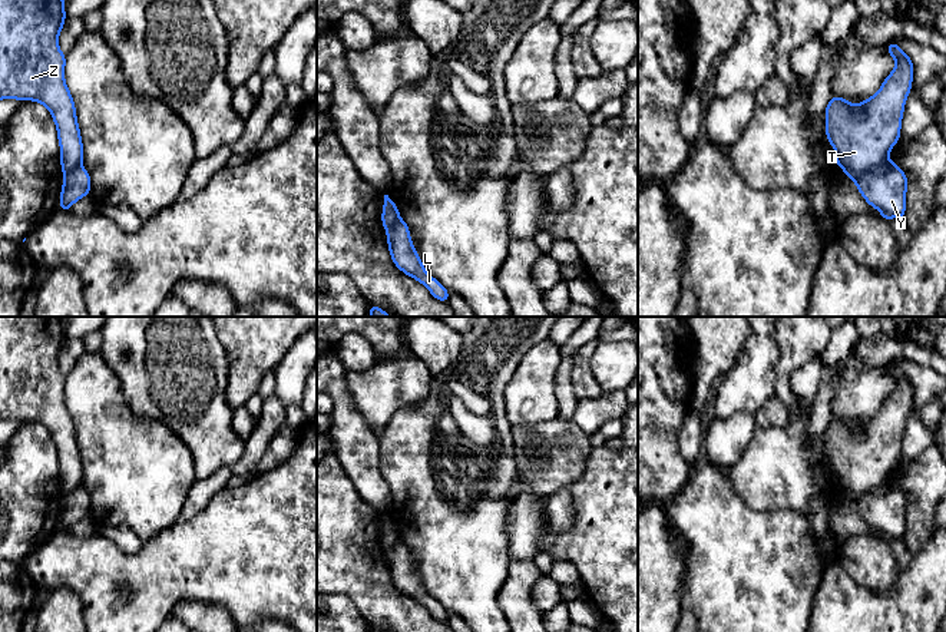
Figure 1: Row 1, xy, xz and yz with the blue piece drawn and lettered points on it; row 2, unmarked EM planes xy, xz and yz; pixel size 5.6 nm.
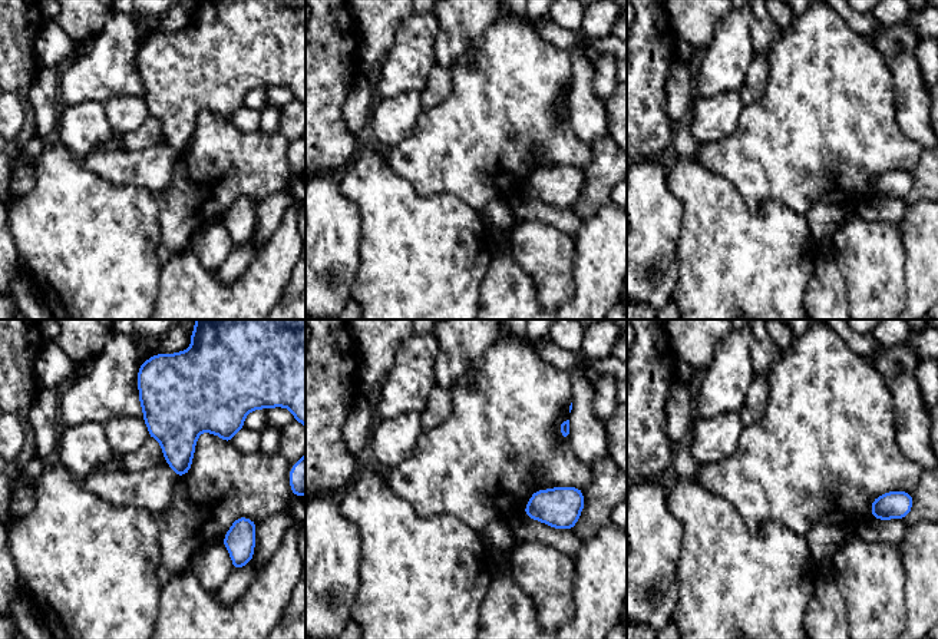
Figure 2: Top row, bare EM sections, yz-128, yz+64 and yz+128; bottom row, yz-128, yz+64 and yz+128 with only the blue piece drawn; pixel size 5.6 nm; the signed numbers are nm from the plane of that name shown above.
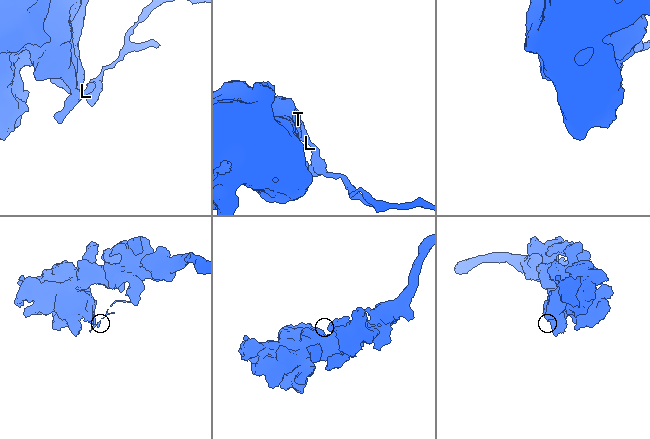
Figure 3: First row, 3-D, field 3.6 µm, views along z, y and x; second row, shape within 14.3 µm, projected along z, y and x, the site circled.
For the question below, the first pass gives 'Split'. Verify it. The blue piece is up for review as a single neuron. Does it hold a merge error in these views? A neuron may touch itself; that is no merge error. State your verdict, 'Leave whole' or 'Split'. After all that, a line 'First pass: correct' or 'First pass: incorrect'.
Split
First pass: correct

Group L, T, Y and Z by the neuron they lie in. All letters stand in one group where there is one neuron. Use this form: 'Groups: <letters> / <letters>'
Groups: L Y / T Z

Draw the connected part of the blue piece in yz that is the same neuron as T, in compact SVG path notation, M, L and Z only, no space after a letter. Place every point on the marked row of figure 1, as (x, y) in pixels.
M897 43L886 50L896 59L896 66L876 95L859 105L836 96L826 107L827 139L836 150L837 165L851 181L882 165L902 136L913 63Z

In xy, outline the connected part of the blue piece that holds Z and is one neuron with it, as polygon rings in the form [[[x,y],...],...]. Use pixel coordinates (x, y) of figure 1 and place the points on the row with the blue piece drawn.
[[[0,0],[0,99],[34,100],[50,110],[66,175],[82,163],[83,145],[57,42],[64,19],[63,0]]]

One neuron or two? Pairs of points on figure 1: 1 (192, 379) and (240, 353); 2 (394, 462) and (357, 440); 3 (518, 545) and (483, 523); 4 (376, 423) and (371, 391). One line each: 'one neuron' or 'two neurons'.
1: two neurons
2: two neurons
3: two neurons
4: one neuron

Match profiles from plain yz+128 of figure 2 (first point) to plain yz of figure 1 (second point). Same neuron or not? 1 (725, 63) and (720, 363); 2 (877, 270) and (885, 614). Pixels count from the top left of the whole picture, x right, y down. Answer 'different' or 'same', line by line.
1: different
2: different

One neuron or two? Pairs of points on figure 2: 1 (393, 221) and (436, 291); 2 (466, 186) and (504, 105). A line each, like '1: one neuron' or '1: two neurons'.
1: one neuron
2: one neuron

